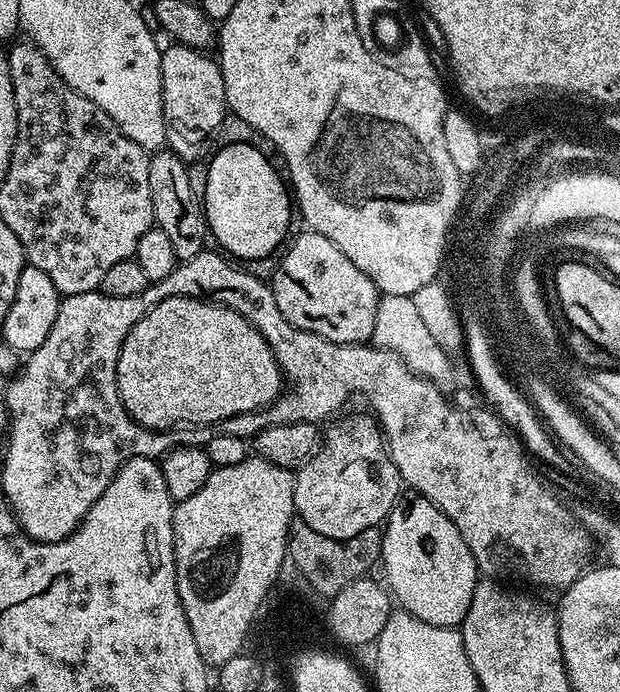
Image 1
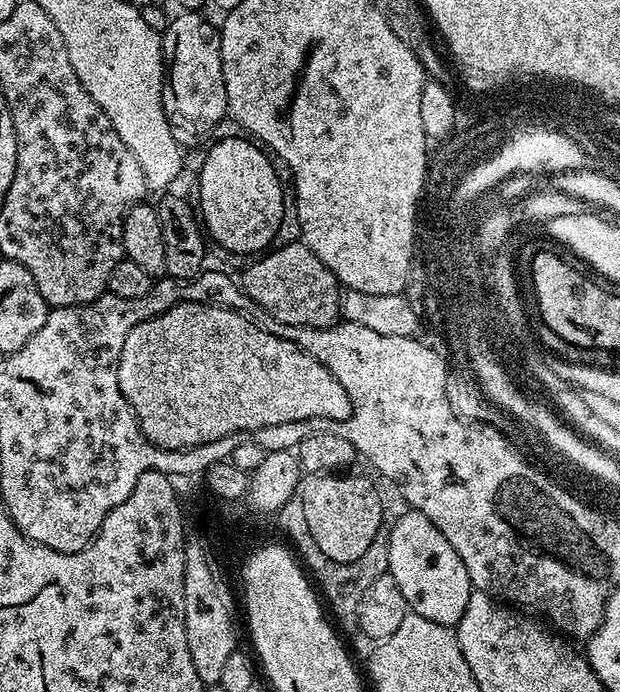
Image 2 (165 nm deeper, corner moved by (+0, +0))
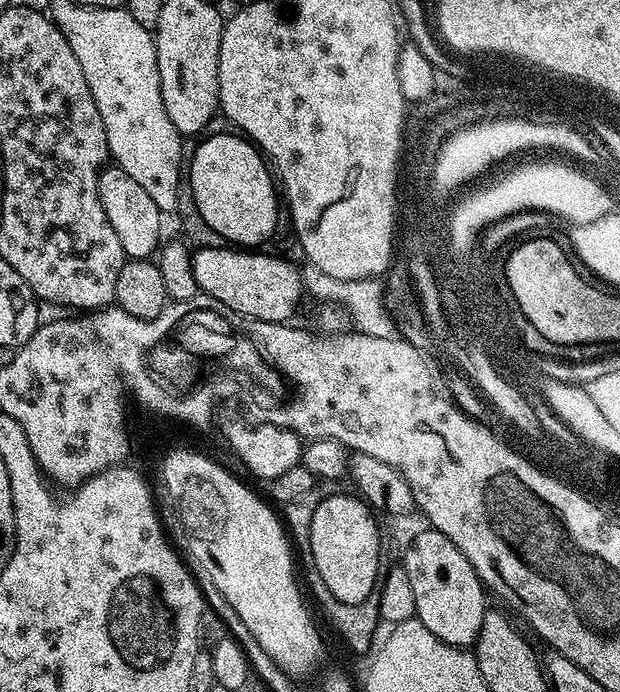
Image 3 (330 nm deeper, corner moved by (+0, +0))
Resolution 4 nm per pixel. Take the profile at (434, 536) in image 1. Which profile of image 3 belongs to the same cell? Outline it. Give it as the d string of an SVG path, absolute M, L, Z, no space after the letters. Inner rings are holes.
M431 526L425 529L409 542L402 560L402 567L410 574L410 587L414 589L415 619L420 620L430 634L442 638L442 642L453 644L455 648L468 648L475 645L482 626L486 589L462 550L458 550L446 534Z

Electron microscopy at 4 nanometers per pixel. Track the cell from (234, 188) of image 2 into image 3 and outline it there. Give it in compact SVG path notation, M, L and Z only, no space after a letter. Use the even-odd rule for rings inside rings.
M235 135L212 136L209 140L202 141L192 156L192 165L189 168L187 165L186 184L194 194L198 214L206 218L206 222L219 239L220 236L224 239L221 241L232 246L260 246L263 245L260 244L263 240L273 239L276 230L278 188L277 185L276 188L272 185L274 176L260 149L243 135Z

